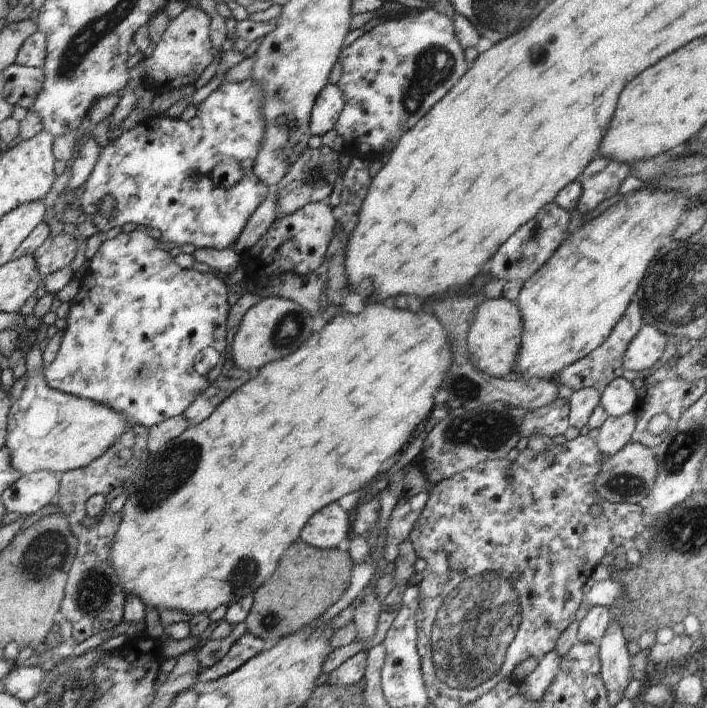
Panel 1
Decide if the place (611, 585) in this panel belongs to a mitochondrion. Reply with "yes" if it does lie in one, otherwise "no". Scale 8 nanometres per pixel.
no

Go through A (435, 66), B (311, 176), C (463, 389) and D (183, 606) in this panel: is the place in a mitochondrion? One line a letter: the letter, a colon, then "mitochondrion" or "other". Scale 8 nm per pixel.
A: mitochondrion
B: mitochondrion
C: mitochondrion
D: other

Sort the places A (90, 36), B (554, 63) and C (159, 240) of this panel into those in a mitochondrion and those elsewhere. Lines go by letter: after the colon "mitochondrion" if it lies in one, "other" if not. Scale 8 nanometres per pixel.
A: mitochondrion
B: other
C: other

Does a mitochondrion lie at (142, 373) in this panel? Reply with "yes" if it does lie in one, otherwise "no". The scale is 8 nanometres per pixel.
yes

